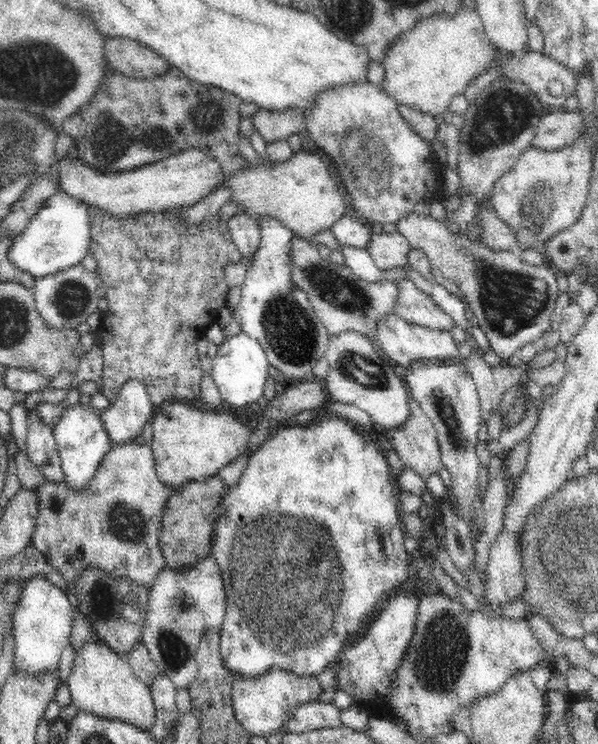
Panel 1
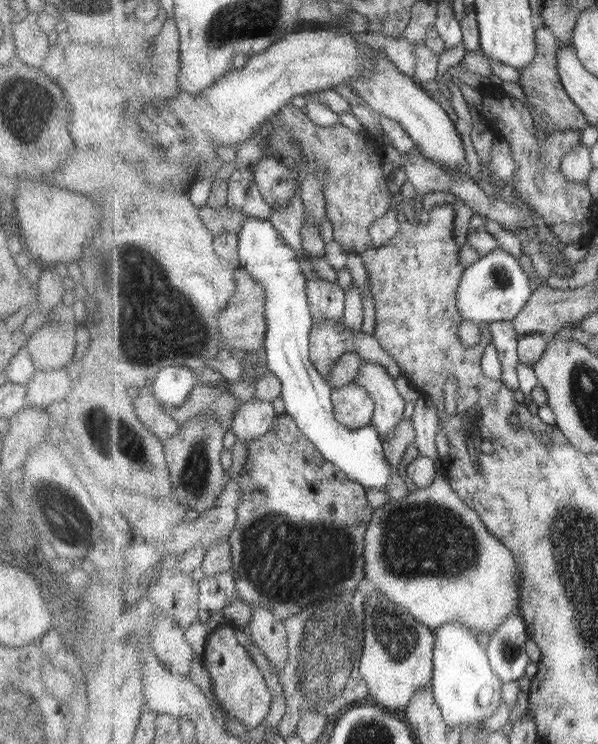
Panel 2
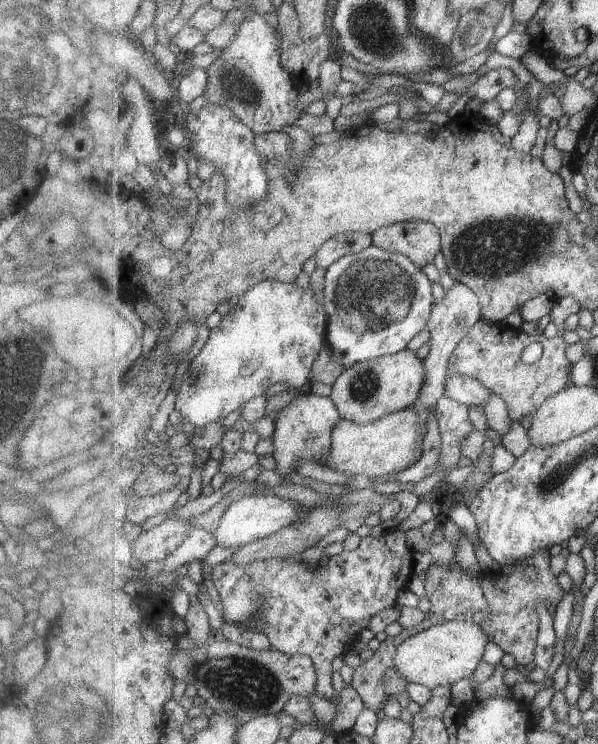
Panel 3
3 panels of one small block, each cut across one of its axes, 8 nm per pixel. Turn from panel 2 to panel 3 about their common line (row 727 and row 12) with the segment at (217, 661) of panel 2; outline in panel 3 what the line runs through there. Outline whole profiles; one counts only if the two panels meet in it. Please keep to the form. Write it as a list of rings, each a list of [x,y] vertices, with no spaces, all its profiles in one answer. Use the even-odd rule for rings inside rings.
[[[245,11],[248,14],[246,21],[240,23],[239,34],[237,38],[220,54],[220,57],[214,60],[208,69],[209,86],[204,94],[209,104],[221,104],[233,110],[239,120],[243,120],[253,130],[255,134],[271,134],[271,132],[287,131],[294,125],[296,120],[301,118],[300,112],[297,112],[297,92],[299,83],[293,79],[290,72],[283,66],[281,46],[277,38],[276,27],[271,26],[265,20],[264,14]]]

